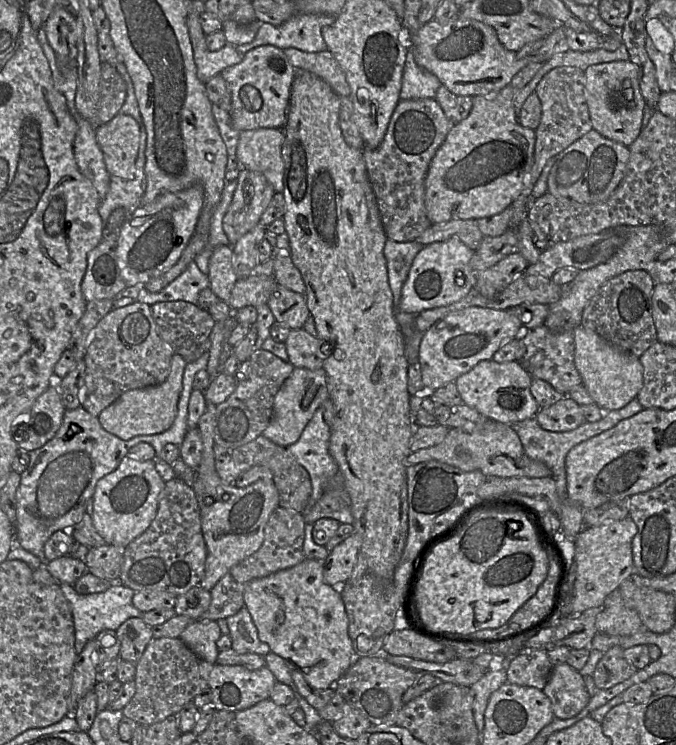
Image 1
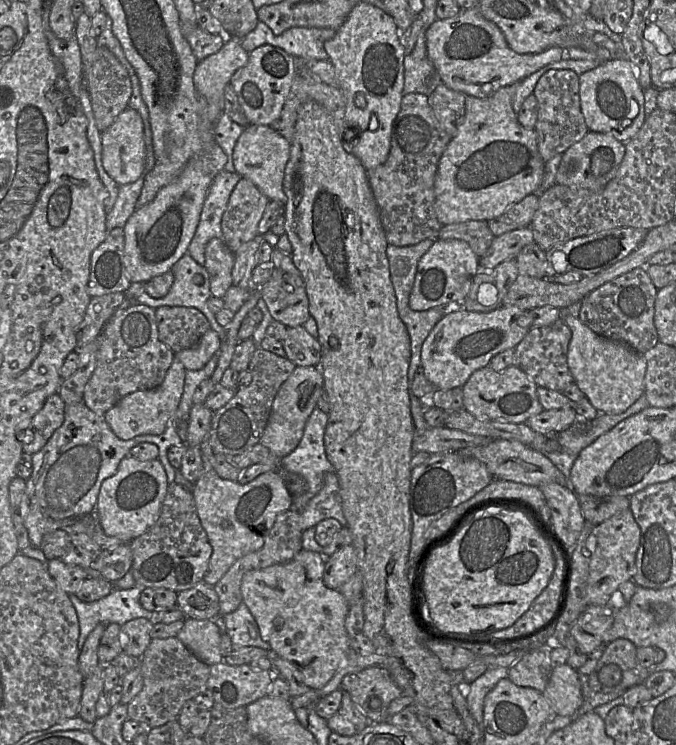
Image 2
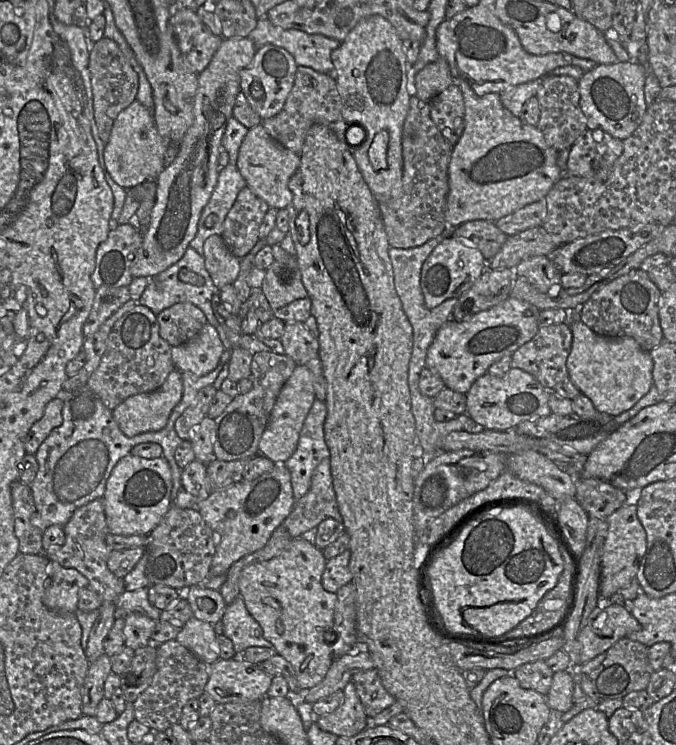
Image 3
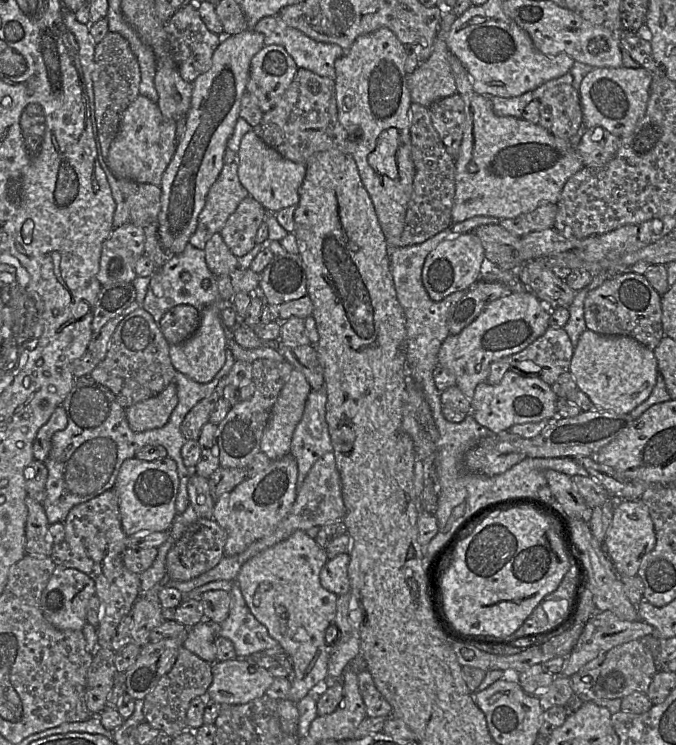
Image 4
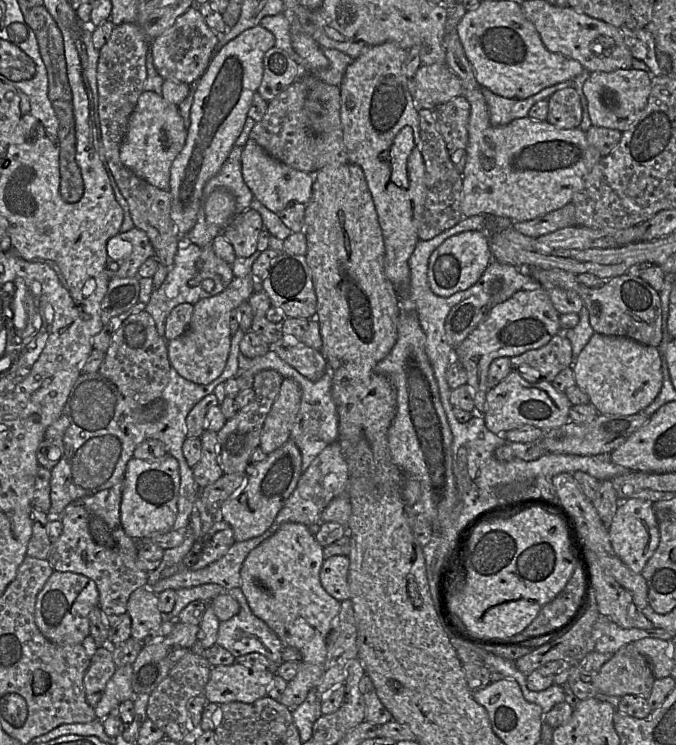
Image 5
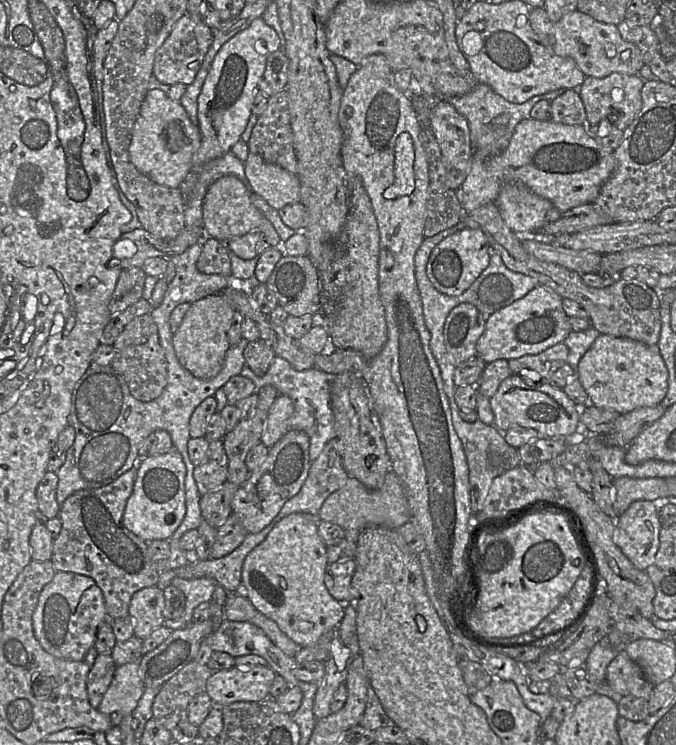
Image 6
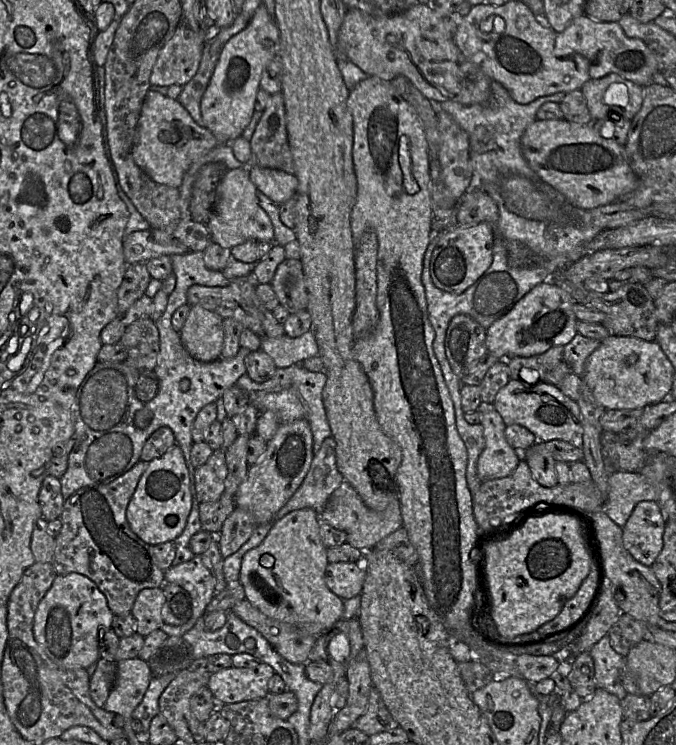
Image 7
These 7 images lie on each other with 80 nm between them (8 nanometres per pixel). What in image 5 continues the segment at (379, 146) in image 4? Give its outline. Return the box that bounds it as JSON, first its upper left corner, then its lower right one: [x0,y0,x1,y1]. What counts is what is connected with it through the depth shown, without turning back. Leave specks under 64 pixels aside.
[389,127,414,188]

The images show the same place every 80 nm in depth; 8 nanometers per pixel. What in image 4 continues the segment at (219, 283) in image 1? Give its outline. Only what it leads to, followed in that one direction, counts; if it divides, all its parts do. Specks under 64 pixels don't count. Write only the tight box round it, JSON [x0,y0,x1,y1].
[205,233,238,276]

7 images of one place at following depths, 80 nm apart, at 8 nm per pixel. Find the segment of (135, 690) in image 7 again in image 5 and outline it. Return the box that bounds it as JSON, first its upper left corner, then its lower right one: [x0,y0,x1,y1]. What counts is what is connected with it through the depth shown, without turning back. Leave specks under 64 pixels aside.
[95,665,136,721]

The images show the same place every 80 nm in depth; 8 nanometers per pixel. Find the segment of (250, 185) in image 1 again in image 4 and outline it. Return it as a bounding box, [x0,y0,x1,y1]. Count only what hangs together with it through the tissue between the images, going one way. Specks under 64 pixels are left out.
[220,195,268,257]

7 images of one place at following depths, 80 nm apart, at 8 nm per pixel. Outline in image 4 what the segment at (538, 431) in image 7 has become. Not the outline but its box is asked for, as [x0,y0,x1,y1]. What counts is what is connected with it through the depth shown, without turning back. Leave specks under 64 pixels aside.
[470,369,557,433]

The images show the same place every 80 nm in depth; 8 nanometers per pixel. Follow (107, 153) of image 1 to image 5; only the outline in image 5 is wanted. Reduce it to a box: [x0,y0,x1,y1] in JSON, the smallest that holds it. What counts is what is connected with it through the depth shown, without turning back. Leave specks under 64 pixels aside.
[120,91,187,191]

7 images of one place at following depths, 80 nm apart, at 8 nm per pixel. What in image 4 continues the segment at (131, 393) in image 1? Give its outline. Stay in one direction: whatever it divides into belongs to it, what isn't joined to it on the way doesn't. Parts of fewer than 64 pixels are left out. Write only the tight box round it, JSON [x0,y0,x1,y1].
[125,382,178,431]

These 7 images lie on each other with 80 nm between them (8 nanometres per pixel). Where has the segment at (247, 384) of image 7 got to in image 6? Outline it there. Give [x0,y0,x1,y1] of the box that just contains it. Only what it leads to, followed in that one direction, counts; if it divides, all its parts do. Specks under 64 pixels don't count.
[240,355,336,463]

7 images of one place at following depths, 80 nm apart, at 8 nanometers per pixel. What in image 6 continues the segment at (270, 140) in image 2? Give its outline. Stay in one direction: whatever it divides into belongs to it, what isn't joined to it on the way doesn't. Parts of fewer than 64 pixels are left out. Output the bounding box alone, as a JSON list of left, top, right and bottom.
[244,154,300,211]

